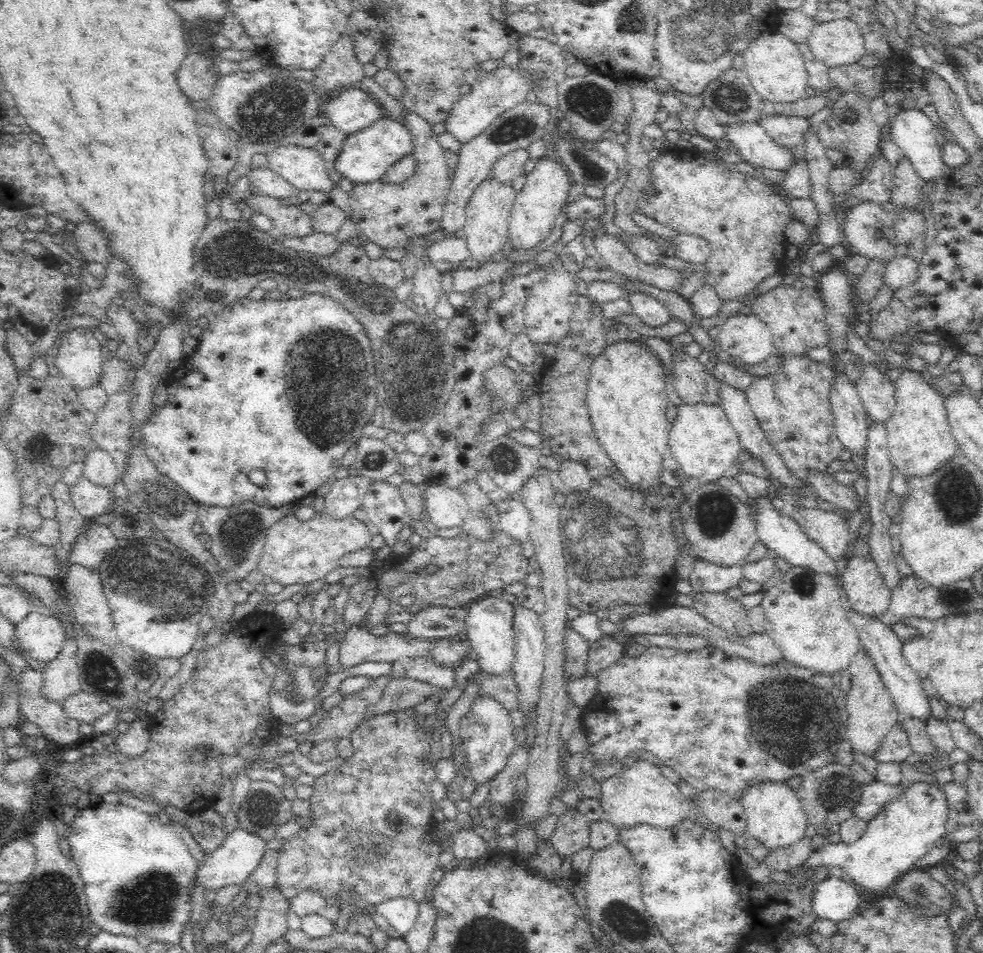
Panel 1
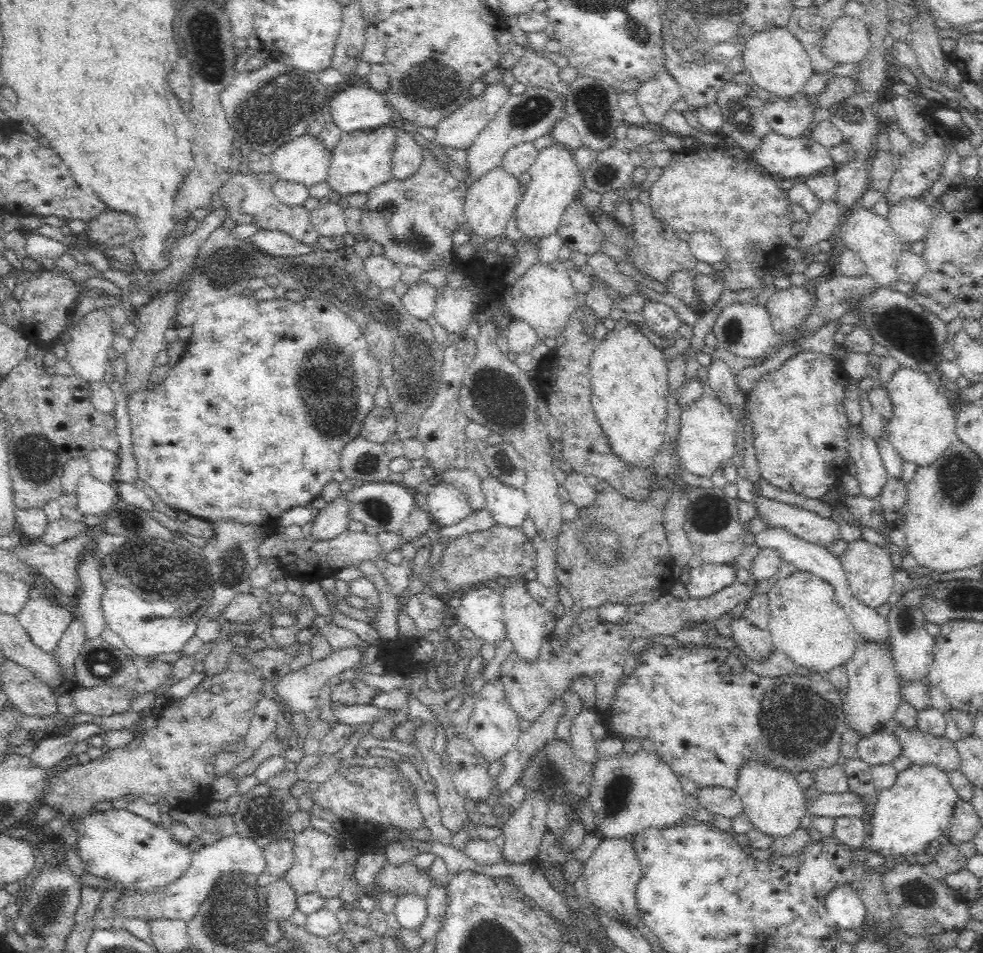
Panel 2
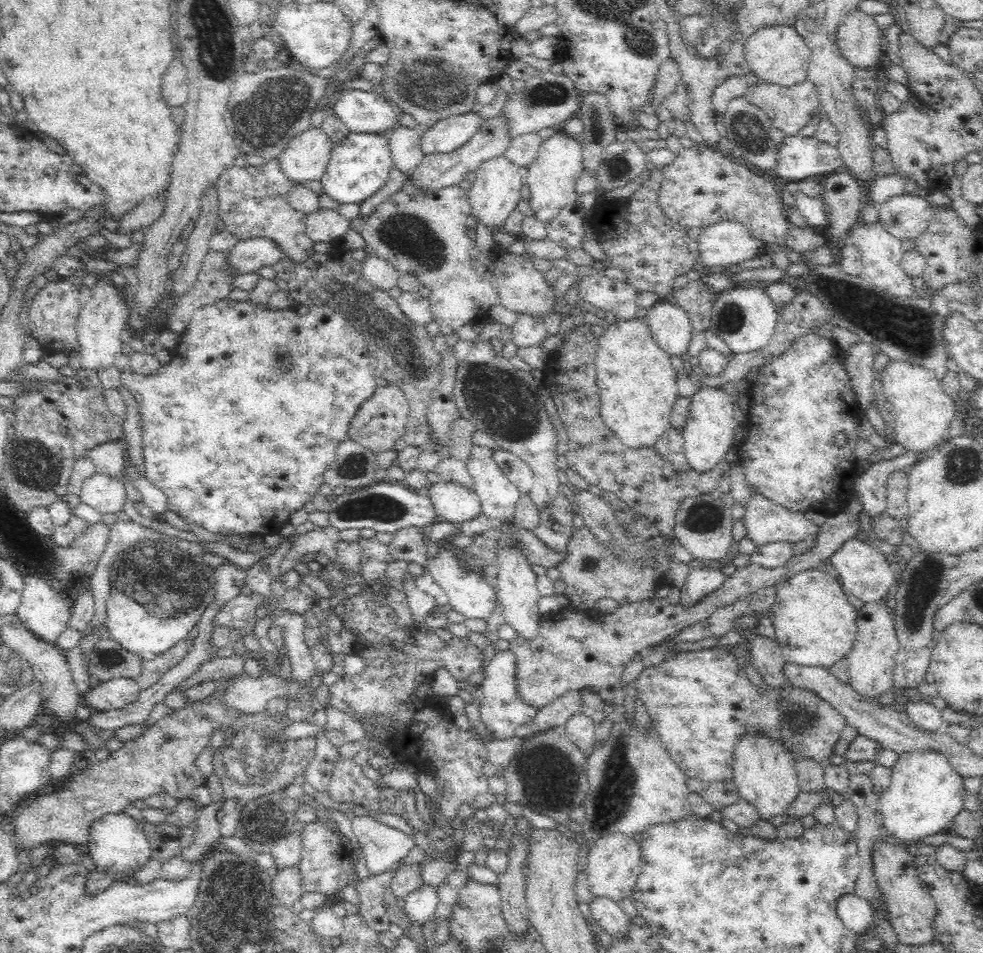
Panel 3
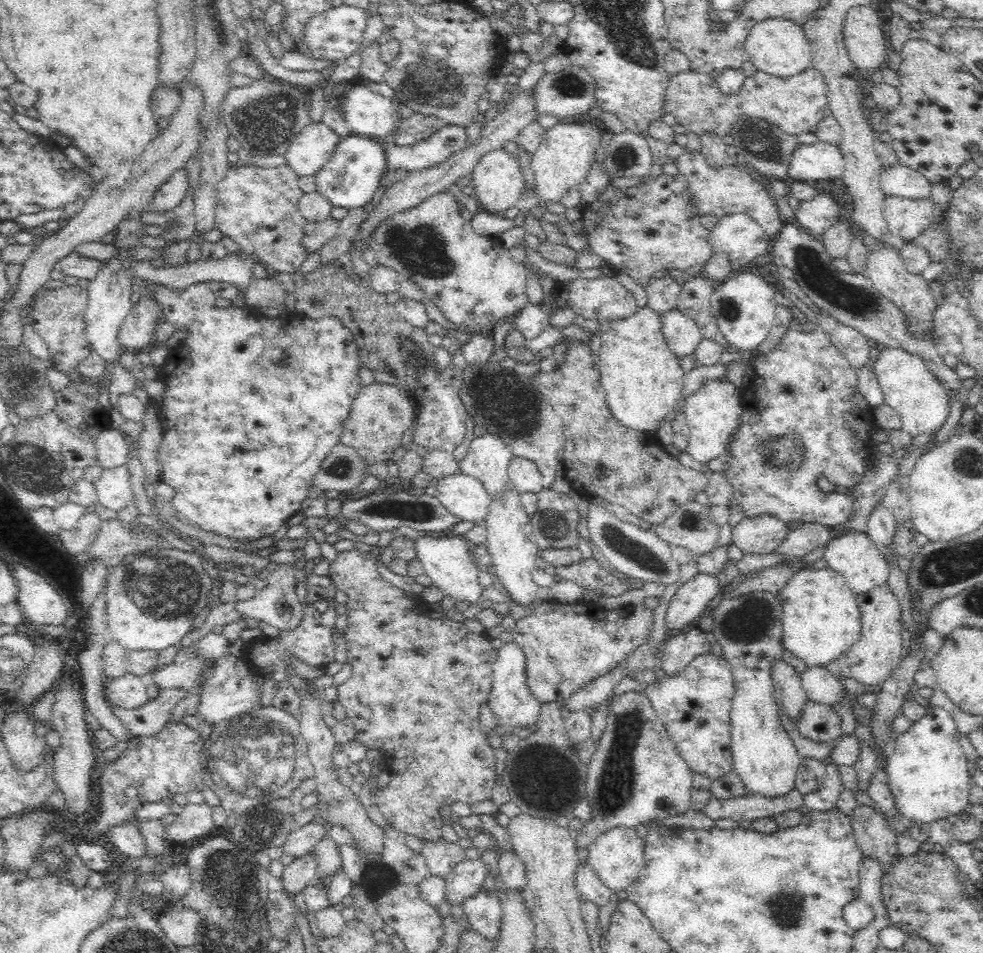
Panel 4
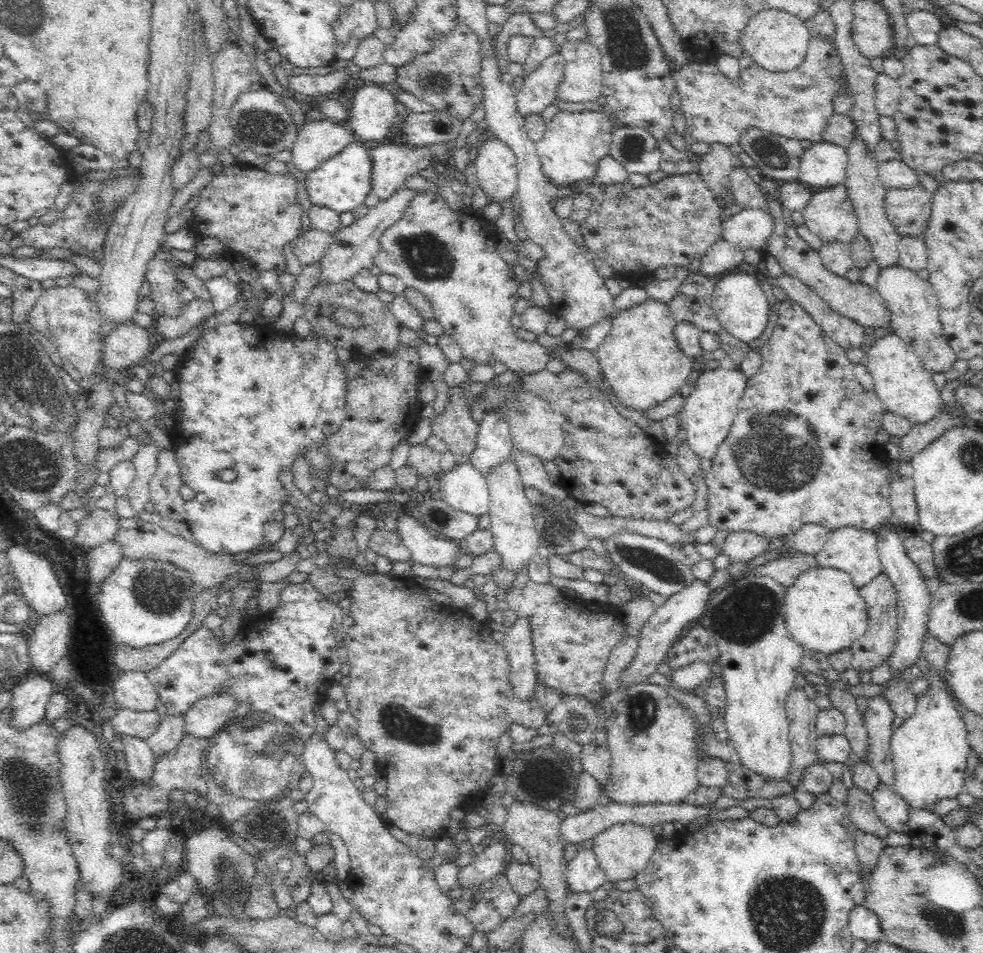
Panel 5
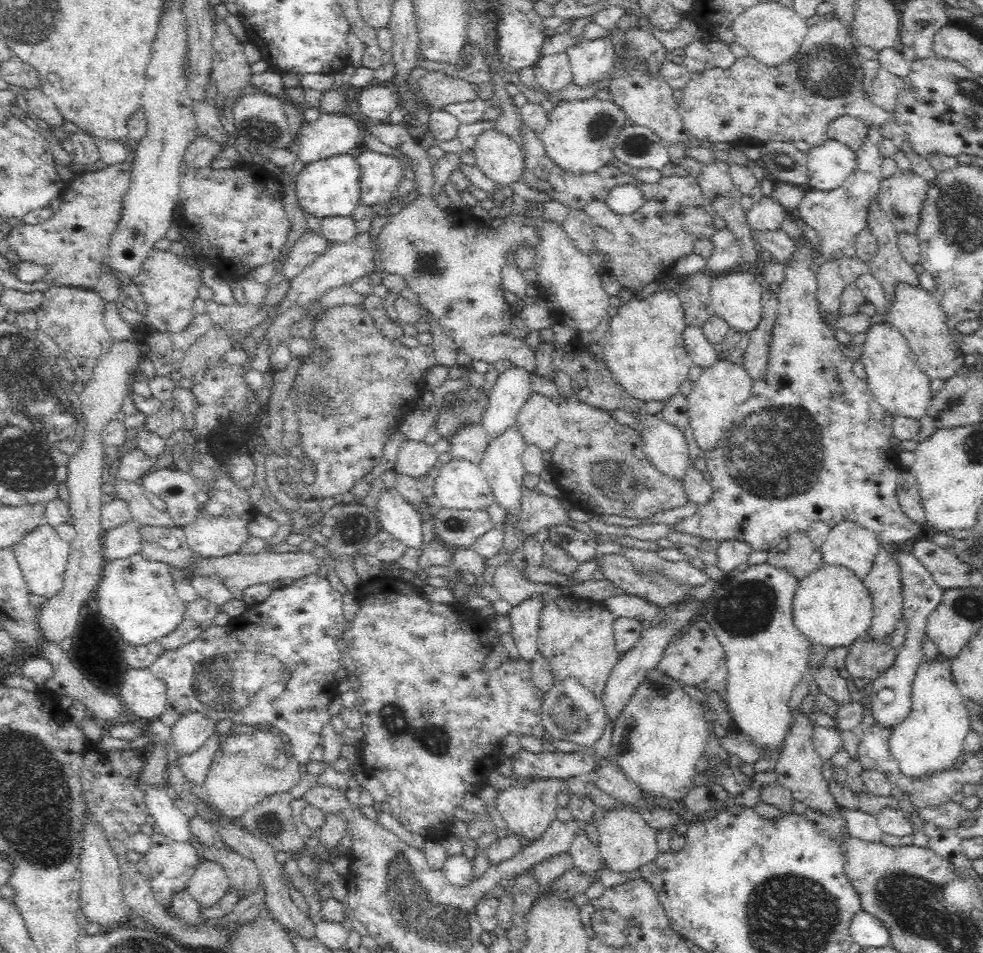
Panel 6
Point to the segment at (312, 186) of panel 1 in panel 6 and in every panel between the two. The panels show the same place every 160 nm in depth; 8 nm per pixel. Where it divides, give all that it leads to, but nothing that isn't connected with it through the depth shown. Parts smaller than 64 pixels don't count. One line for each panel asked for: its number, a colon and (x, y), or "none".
2: (305, 160)
3: (305, 158)
4: (312, 147)
5: (317, 141)
6: (331, 134)

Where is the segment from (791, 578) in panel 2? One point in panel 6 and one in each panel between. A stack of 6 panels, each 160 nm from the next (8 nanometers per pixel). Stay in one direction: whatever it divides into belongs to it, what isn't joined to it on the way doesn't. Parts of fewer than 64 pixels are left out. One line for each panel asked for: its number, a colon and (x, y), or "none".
3: (815, 621)
4: (820, 620)
5: (824, 612)
6: (831, 607)

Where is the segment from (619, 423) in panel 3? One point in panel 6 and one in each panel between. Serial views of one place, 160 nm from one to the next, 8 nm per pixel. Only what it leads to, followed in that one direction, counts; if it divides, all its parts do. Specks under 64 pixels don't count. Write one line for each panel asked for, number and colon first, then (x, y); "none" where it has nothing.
4: (642, 379)
5: (640, 358)
6: (643, 348)

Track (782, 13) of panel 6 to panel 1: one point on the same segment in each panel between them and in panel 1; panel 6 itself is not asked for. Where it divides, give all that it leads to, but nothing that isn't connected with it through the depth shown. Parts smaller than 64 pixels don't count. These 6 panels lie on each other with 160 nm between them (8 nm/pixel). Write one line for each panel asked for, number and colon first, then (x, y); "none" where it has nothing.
1: (772, 63)
2: (776, 61)
3: (776, 54)
4: (778, 47)
5: (776, 40)

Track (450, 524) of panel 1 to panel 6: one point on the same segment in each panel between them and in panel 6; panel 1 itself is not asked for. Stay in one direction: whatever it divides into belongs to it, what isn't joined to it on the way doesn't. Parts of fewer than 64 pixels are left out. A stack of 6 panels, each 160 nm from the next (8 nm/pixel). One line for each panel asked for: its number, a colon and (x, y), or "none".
2: (446, 505)
3: (453, 503)
4: (463, 496)
5: (463, 488)
6: (460, 484)

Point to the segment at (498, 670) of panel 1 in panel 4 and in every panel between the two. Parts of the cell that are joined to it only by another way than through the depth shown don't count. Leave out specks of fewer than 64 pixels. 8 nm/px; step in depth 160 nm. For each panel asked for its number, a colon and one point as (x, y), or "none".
2: (480, 611)
3: (468, 593)
4: (447, 562)

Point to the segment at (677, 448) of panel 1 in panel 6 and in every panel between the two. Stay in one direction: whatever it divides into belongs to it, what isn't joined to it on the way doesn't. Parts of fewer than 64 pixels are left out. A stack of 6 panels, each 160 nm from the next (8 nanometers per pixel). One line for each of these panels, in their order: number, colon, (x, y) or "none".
2: (706, 442)
3: (708, 434)
4: (712, 413)
5: (708, 415)
6: (723, 386)

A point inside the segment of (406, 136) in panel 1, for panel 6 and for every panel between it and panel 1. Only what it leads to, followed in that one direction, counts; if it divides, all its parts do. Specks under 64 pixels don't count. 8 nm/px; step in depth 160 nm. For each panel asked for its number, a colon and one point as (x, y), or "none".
2: (362, 159)
3: (359, 164)
4: (350, 178)
5: (342, 182)
6: (330, 187)

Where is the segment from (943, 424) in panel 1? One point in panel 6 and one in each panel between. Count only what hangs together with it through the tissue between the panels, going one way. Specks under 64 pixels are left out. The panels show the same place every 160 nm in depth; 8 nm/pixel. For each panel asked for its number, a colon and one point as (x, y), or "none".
2: (923, 425)
3: (923, 412)
4: (909, 388)
5: (905, 388)
6: (898, 384)

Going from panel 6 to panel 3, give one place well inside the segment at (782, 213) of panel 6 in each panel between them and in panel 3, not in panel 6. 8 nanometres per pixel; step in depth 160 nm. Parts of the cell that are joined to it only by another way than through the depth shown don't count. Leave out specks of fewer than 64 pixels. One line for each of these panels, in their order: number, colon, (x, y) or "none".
3: (721, 244)
4: (738, 236)
5: (751, 228)

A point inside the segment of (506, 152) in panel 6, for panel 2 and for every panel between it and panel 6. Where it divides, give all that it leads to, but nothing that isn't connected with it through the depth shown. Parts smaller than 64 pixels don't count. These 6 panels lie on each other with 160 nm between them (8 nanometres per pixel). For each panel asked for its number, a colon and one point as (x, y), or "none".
2: (490, 202)
3: (496, 188)
4: (498, 182)
5: (495, 163)

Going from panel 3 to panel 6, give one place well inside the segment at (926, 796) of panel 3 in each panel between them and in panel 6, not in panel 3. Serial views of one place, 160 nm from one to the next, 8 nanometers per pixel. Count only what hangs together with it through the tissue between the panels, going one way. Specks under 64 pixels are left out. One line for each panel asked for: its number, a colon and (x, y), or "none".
4: (927, 772)
5: (930, 748)
6: (930, 739)

